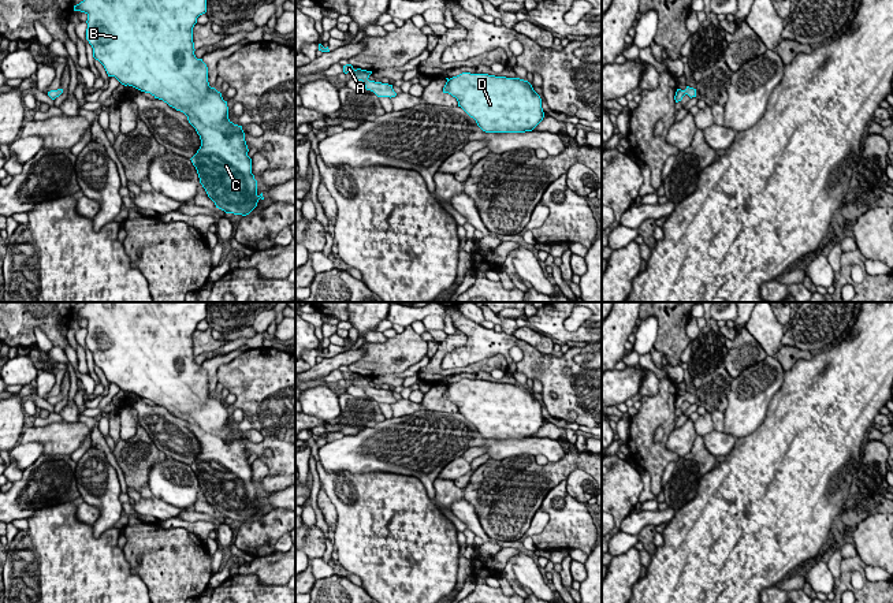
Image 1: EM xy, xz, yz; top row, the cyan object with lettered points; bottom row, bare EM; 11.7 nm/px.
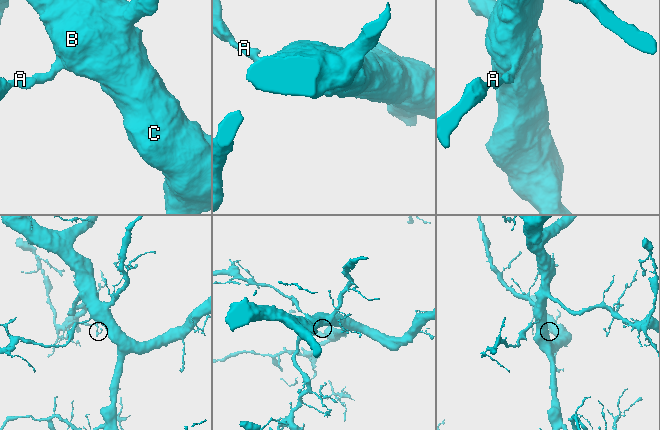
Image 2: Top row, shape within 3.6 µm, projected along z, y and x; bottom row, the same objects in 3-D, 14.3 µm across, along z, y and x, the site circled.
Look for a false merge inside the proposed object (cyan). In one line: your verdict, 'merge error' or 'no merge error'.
no merge error

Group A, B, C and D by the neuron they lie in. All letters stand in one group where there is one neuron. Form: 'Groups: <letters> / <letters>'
Groups: A B C D

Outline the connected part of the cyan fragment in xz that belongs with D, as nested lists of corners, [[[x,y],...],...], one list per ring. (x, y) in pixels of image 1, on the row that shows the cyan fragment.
[[[470,72],[446,79],[443,93],[455,97],[485,133],[532,131],[544,118],[542,98],[528,81]]]

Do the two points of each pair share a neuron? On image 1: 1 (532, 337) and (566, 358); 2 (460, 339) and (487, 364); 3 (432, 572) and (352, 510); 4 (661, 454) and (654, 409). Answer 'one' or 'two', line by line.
1: two
2: one
3: one
4: one

